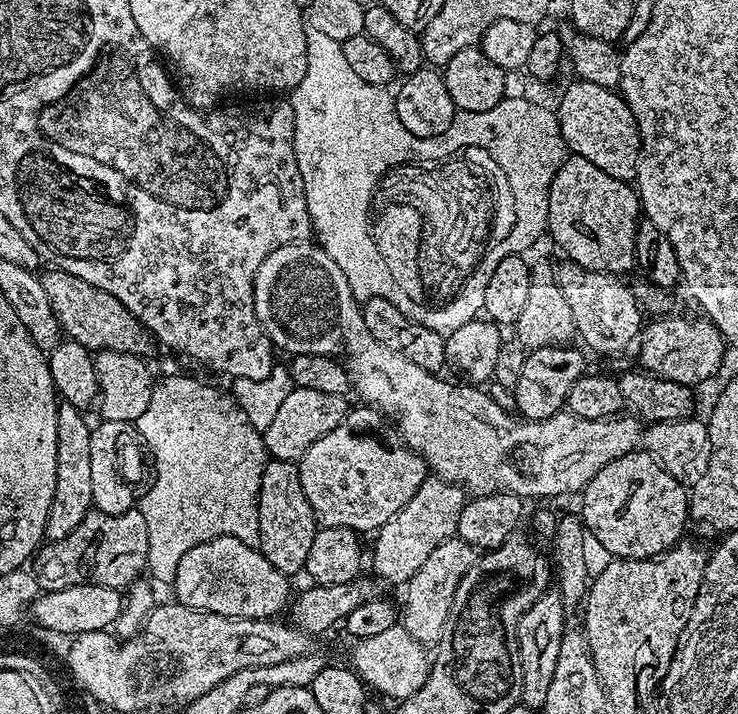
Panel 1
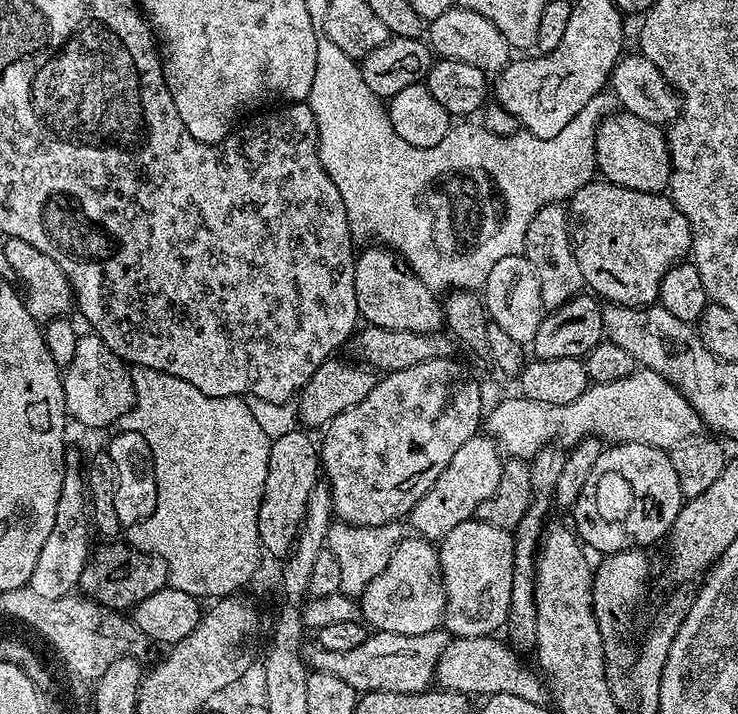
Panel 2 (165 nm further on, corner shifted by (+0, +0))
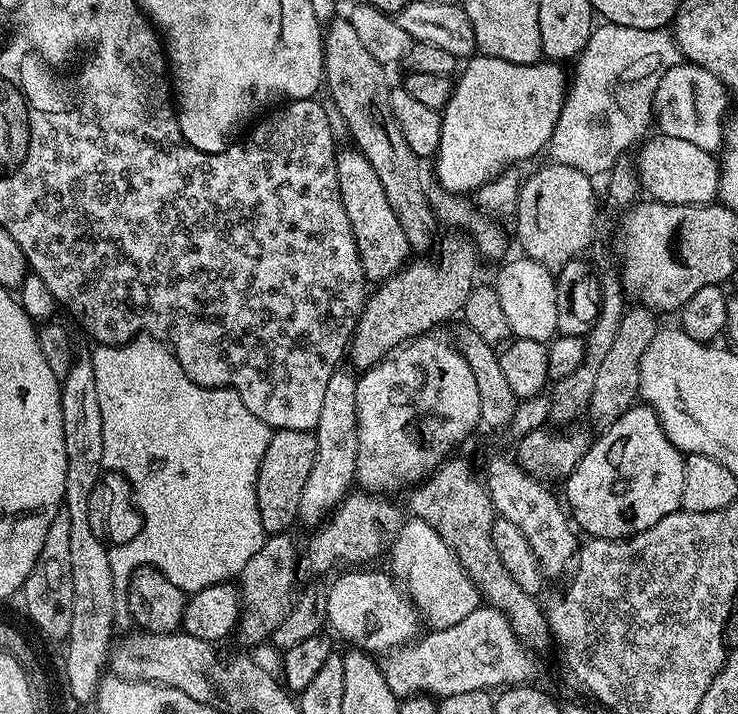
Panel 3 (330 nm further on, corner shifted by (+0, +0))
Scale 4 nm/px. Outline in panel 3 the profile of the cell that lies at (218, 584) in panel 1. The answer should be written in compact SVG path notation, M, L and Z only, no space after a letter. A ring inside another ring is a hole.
M344 570L333 584L327 585L327 627L349 640L349 645L363 648L369 654L387 654L393 648L413 643L421 631L422 621L412 601L387 571L364 571L368 570Z

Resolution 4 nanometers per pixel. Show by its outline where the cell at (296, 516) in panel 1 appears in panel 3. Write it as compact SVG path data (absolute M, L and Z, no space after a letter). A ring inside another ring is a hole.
M285 428L273 431L260 463L256 483L258 514L262 518L265 533L284 534L292 523L297 523L298 502L302 502L302 490L306 487L306 478L310 474L310 466L314 466L315 457L316 438L312 432Z

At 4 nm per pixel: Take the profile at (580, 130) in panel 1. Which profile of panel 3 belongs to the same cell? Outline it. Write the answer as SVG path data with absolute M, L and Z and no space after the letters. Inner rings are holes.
M663 134L649 135L639 145L634 167L640 177L640 186L653 200L663 204L710 204L720 194L720 160L699 146L682 138Z

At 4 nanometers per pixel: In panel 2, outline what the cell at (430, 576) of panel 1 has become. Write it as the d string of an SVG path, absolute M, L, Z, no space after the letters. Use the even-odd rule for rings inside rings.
M475 518L459 522L439 541L440 579L444 582L444 623L453 637L478 638L499 633L508 623L510 590L514 590L514 536L507 528L490 526Z

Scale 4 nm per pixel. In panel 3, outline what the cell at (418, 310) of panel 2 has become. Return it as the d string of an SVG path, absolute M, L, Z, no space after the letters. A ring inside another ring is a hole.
M341 147L336 153L336 173L342 206L346 210L346 218L350 218L350 230L358 246L365 281L383 282L409 263L410 249L406 233L386 198L386 190L382 190L382 182L378 182L378 174L374 174L374 166L370 166L370 162L366 162L366 158L355 147L347 147Z

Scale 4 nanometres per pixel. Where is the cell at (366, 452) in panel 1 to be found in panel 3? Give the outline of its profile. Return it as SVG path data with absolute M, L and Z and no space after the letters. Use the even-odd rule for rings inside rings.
M425 334L415 337L407 344L401 344L391 356L379 362L367 370L359 373L356 381L356 413L358 414L358 458L356 459L355 483L363 491L373 494L392 494L403 484L407 486L415 485L421 480L425 480L443 460L449 459L451 450L455 444L460 444L475 428L480 424L480 411L478 410L478 382L474 382L474 373L470 370L470 362L456 349L455 343L451 339L443 340L440 334Z

